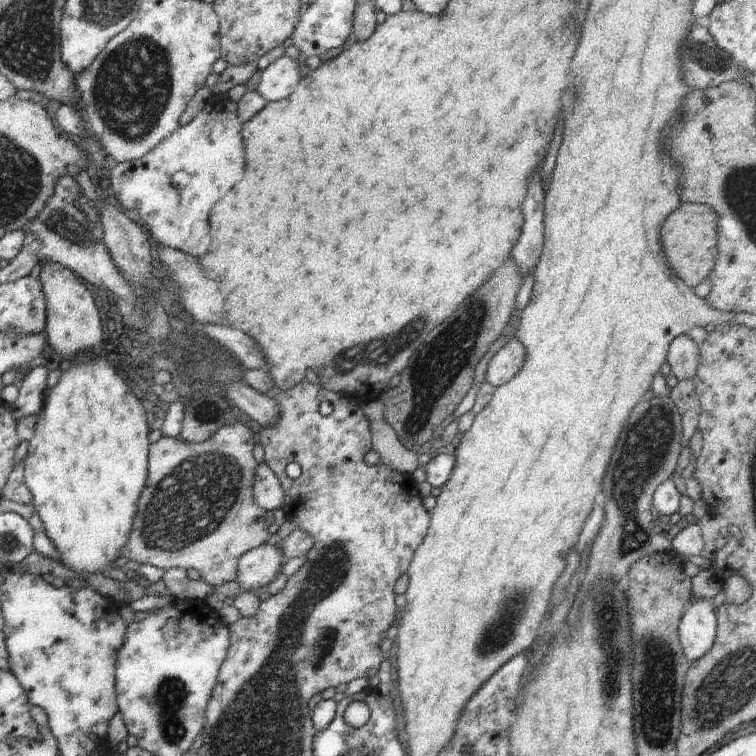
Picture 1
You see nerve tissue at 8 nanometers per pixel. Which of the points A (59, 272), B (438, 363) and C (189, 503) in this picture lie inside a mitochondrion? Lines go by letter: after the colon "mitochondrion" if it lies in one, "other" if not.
A: other
B: mitochondrion
C: mitochondrion

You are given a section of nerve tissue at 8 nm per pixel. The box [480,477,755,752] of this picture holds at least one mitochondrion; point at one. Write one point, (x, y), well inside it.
(657, 689)

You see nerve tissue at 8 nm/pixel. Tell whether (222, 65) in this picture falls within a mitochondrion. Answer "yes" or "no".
no

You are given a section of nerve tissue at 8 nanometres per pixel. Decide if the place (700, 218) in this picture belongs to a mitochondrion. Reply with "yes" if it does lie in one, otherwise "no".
no

